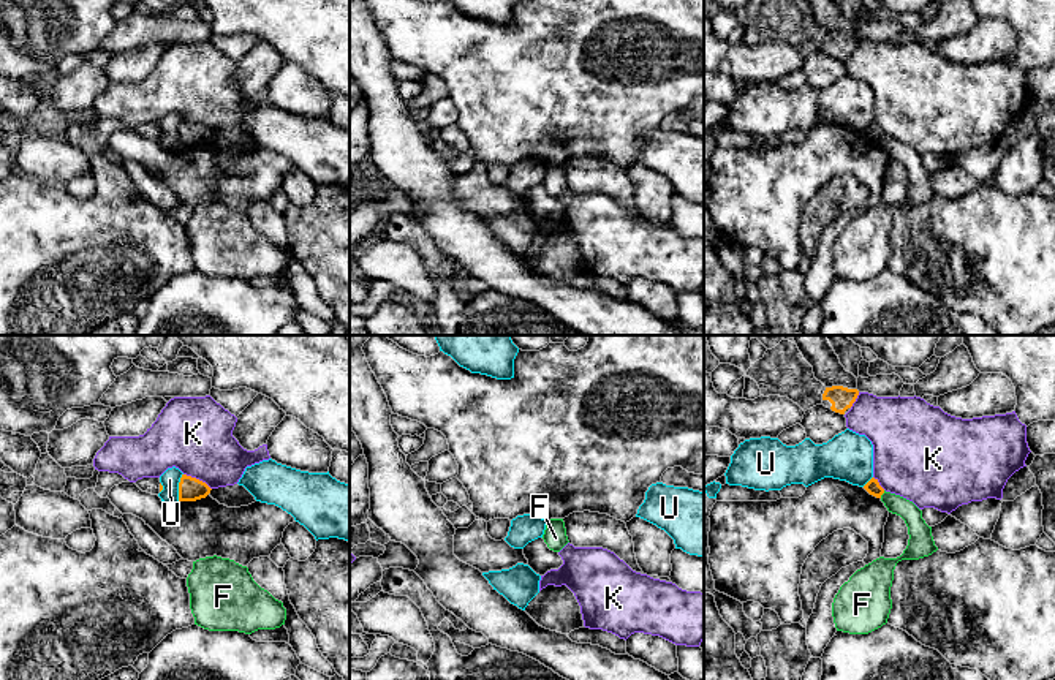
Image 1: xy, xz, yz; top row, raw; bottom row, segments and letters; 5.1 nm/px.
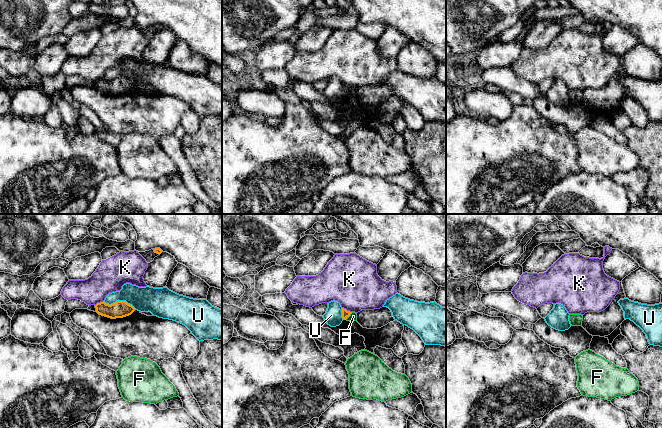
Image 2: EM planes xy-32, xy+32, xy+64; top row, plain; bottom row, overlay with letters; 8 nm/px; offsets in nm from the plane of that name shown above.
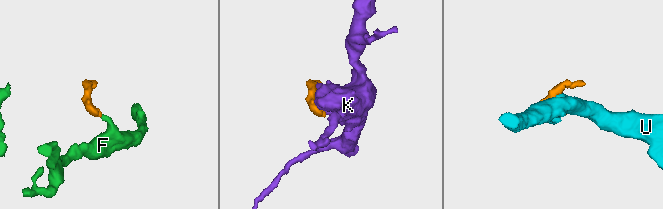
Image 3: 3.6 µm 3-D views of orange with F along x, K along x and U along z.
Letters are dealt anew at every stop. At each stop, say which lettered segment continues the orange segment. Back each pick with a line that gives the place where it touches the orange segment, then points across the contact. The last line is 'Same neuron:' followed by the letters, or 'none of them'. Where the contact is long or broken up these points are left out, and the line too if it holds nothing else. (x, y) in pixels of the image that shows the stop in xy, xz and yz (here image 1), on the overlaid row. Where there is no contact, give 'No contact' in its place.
Same neuron: none of them

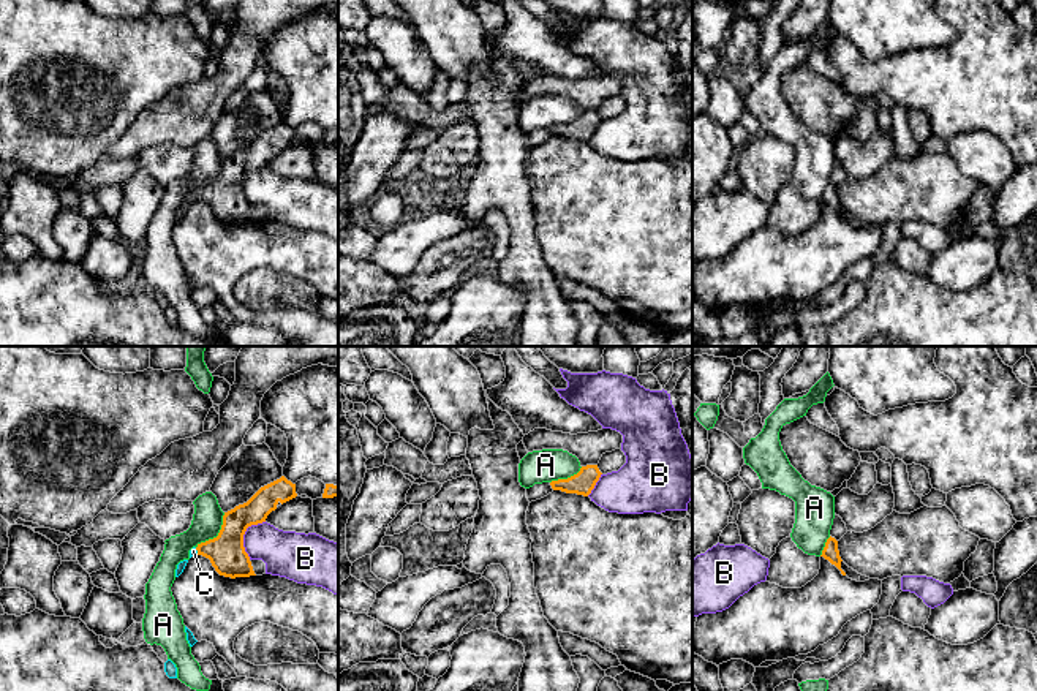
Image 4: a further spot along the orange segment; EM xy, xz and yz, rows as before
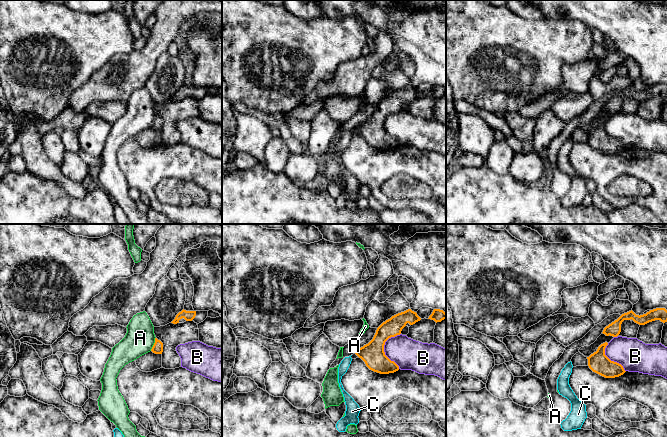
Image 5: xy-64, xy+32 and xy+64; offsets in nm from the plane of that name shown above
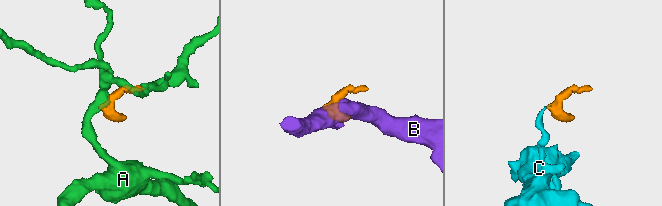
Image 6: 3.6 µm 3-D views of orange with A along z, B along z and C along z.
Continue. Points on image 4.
C: Touches orange at xy (196, 549). Path across: xy (226, 552), (196, 549), (193, 551)
Same neuron: C

